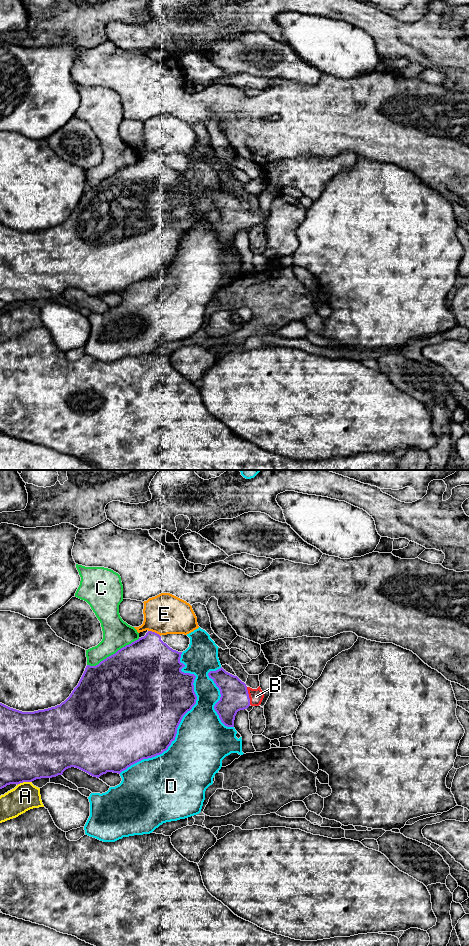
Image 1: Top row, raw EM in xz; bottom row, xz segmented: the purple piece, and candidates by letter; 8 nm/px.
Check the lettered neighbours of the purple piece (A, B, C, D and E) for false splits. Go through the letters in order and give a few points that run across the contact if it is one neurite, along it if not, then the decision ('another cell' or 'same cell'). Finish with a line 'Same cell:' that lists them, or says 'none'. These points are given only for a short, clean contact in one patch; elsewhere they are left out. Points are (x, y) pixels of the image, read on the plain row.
A: another cell
B: xz (234, 217), (248, 216), (256, 216) | same cell
C: another cell
D: another cell
E: another cell
Same cell: B

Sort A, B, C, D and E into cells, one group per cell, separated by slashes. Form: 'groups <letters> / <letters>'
groups A / B / C / D / E

